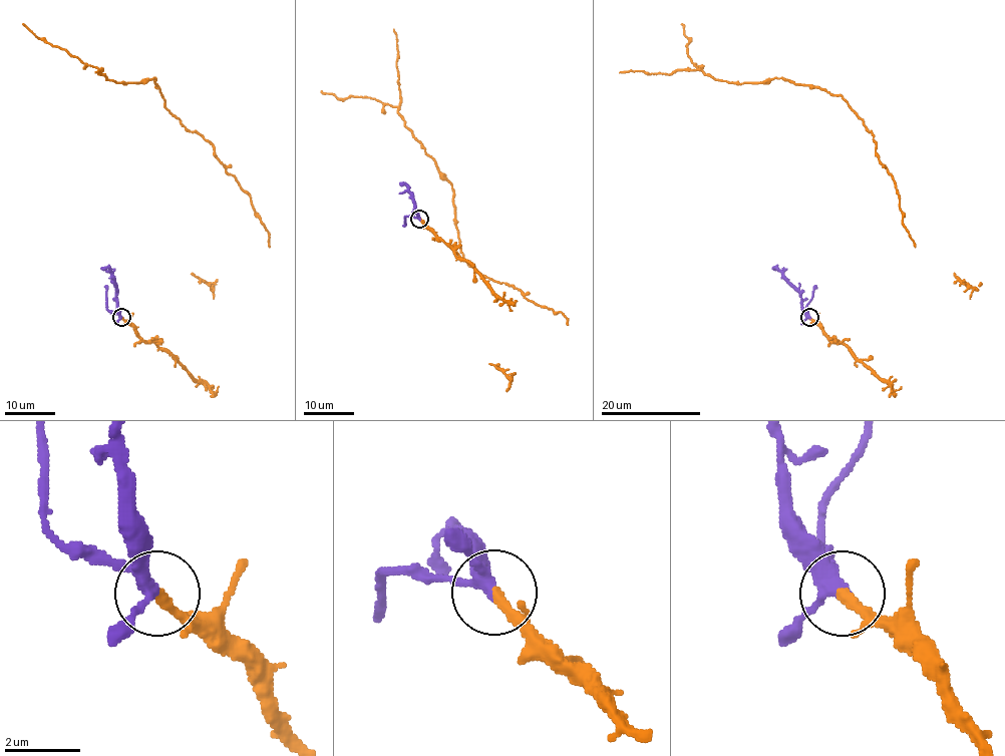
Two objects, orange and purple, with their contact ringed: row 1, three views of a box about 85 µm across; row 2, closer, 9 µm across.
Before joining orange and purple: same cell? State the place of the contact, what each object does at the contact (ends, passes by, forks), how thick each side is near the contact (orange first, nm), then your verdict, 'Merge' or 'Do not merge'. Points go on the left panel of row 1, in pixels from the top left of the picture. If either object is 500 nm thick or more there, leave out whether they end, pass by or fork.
Place: (121, 317). At the ring orange ends. At the ring purple forks. Thickness 280 nm (orange) against 280 nm. Merge

